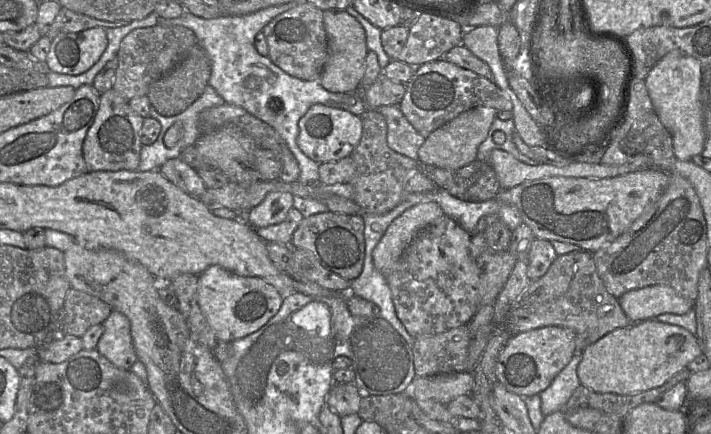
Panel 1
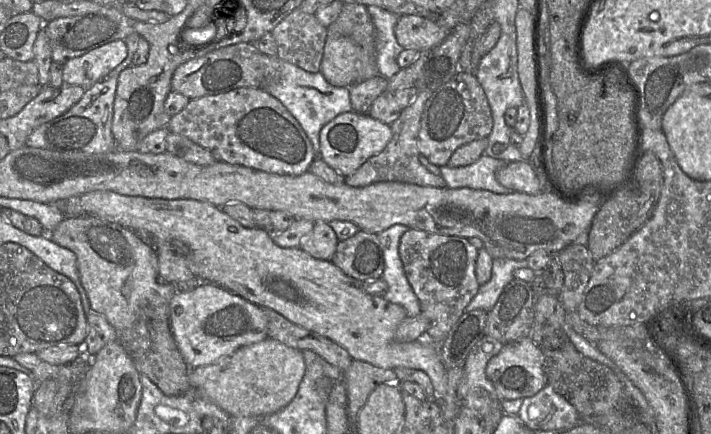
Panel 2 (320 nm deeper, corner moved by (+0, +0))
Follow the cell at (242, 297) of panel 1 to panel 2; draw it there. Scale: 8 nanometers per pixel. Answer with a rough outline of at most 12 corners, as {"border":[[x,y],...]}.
{"border":[[213,283],[176,293],[191,369],[268,338],[264,309]]}

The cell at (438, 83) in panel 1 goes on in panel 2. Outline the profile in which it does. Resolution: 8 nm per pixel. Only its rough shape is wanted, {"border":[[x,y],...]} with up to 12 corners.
{"border":[[458,72],[425,104],[419,152],[446,166],[457,148],[488,138],[487,97]]}

